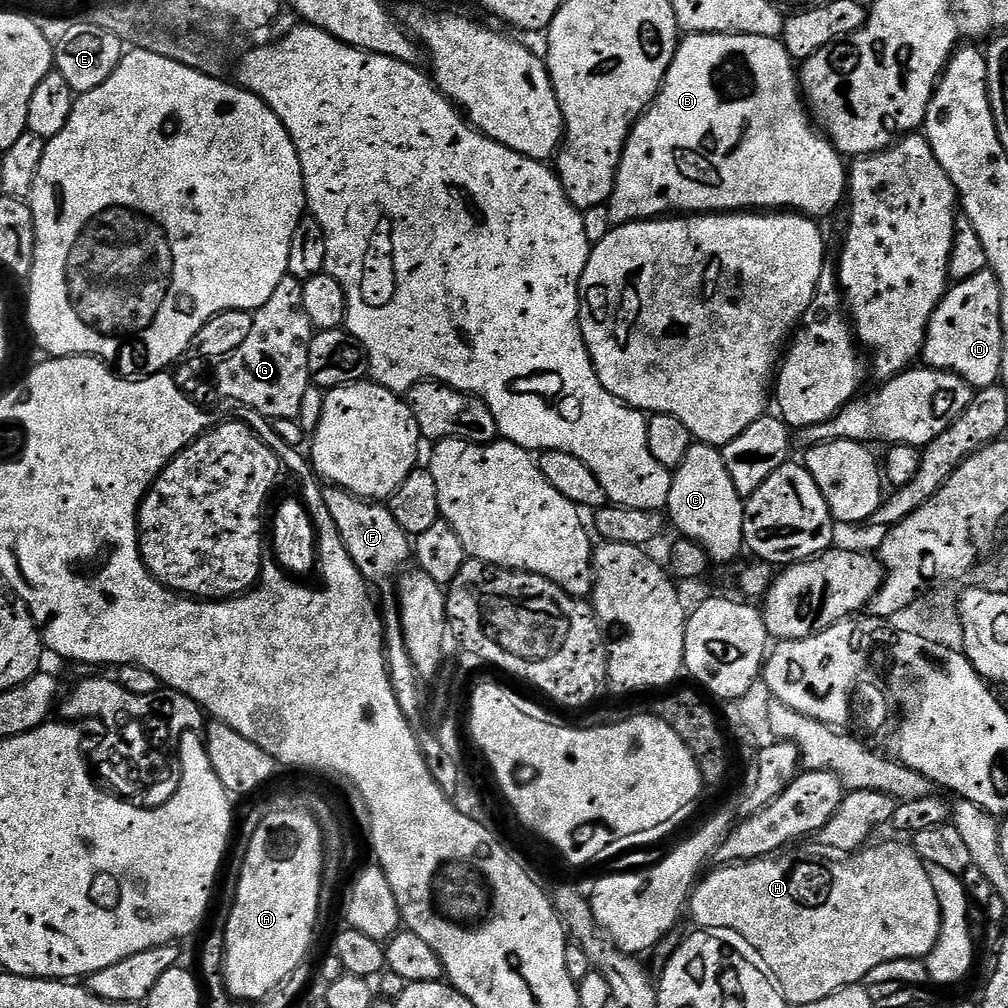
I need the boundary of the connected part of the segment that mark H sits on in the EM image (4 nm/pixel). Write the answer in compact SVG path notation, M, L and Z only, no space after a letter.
M902 842L872 844L841 859L844 861L833 870L832 885L821 904L812 900L811 862L800 856L784 855L788 854L745 860L717 867L717 872L709 871L690 897L690 916L692 912L697 929L717 928L746 938L755 959L774 977L790 1006L822 1002L822 998L830 998L830 994L846 986L863 982L866 974L874 966L882 966L882 962L919 960L935 950L940 937L938 894L934 894L928 864L920 861L914 849Z

